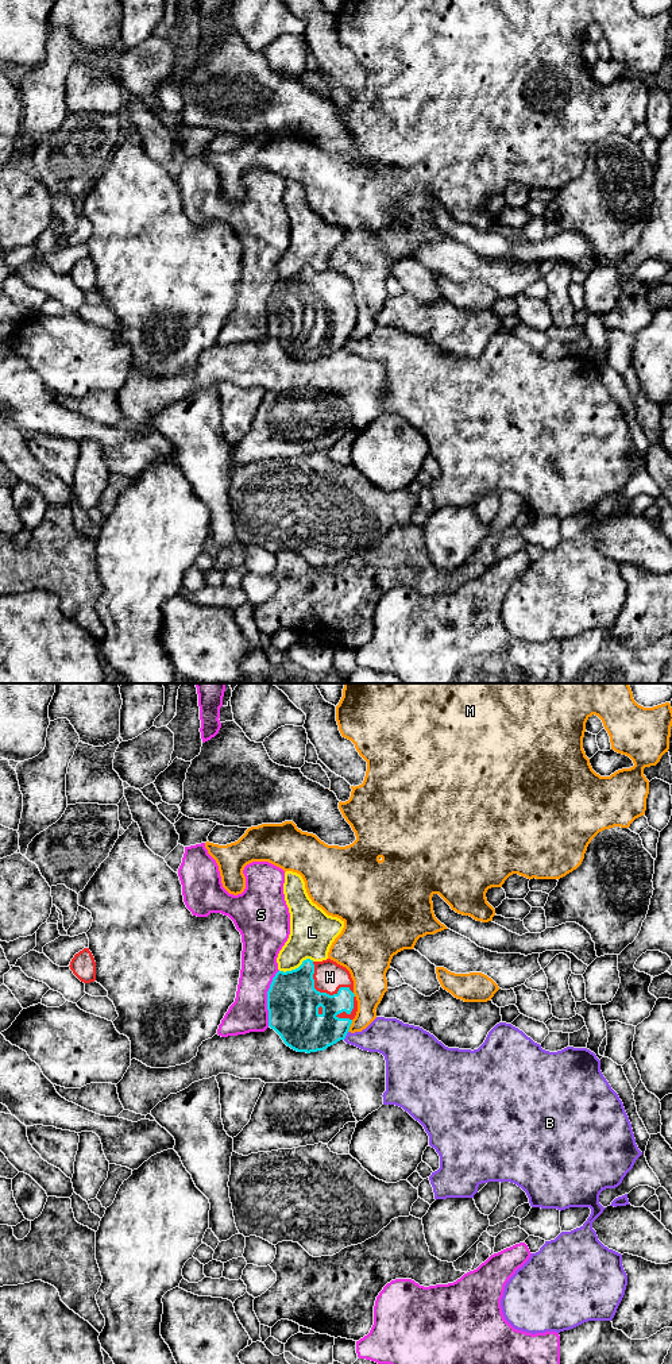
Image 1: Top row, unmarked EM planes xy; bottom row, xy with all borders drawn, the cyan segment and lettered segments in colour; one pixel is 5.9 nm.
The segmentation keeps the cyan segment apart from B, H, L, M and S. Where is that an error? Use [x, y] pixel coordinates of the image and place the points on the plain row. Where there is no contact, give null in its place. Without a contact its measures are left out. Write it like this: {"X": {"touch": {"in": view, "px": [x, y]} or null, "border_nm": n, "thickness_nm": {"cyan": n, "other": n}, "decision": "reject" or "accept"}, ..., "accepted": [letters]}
{"B": {"touch": {"in": "xy", "px": [346, 343]}, "border_nm": 60, "thickness_nm": {"cyan": 260, "other": 220}, "decision": "reject"}, "H": {"touch": {"in": "xy", "px": [321, 301]}, "border_nm": 320, "thickness_nm": {"cyan": 320, "other": 180}, "decision": "accept"}, "L": {"touch": {"in": "xy", "px": [296, 277]}, "border_nm": 220, "thickness_nm": {"cyan": 320, "other": 280}, "decision": "reject"}, "M": {"touch": {"in": "xy", "px": [350, 334]}, "border_nm": 80, "thickness_nm": {"cyan": 240, "other": 190}, "decision": "reject"}, "S": {"touch": {"in": "xy", "px": [267, 307]}, "border_nm": 340, "thickness_nm": {"cyan": 320, "other": 220}, "decision": "reject"}, "accepted": ["H"]}

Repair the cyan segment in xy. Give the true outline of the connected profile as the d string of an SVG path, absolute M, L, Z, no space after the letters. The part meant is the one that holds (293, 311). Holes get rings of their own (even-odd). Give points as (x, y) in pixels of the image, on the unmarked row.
M306 267L291 280L278 280L267 300L269 335L297 361L317 361L344 348L358 320L349 280L327 267Z

